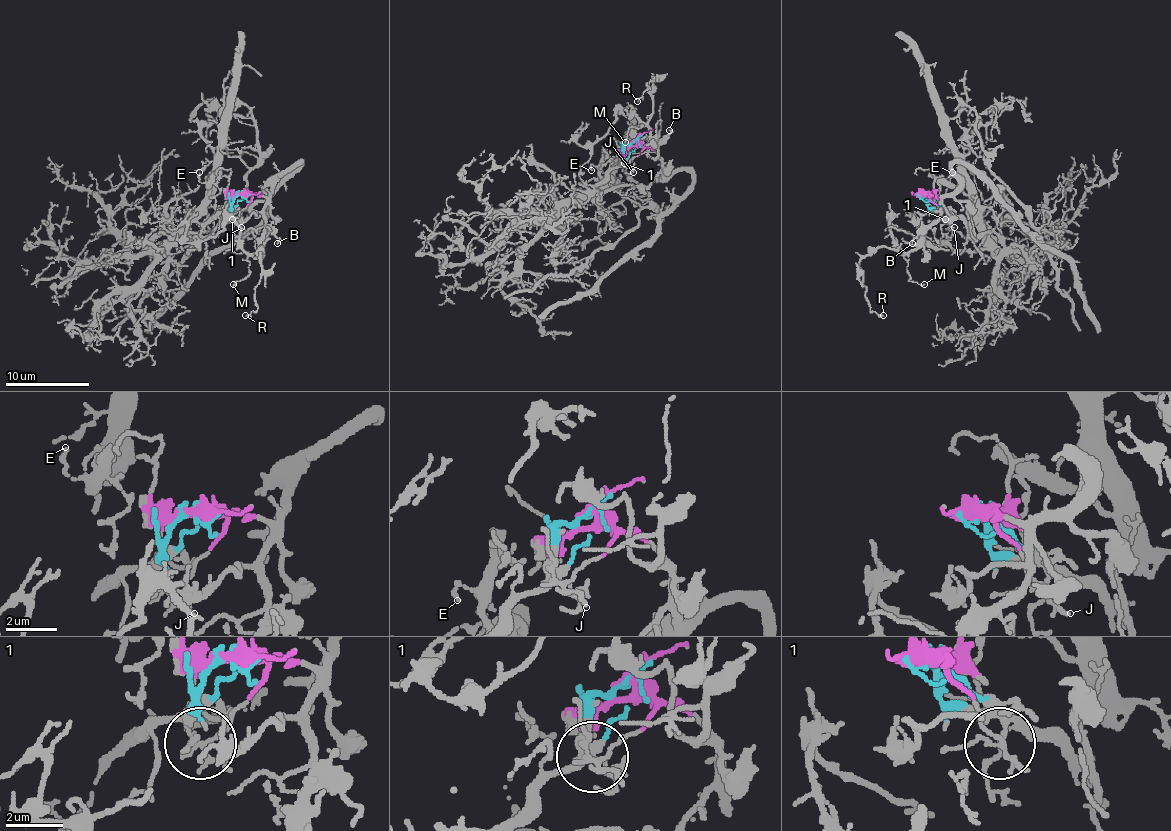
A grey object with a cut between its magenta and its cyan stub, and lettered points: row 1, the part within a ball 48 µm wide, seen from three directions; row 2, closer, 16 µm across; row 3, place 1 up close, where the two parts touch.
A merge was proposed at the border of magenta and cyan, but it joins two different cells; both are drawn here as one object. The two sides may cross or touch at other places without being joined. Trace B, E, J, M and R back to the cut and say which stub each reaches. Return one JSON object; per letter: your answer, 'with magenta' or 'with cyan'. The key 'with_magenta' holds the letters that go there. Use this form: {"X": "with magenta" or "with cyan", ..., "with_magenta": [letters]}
{"B": "with magenta", "E": "with cyan", "J": "with cyan", "M": "with magenta", "R": "with magenta", "with_magenta": ["B", "M", "R"]}

